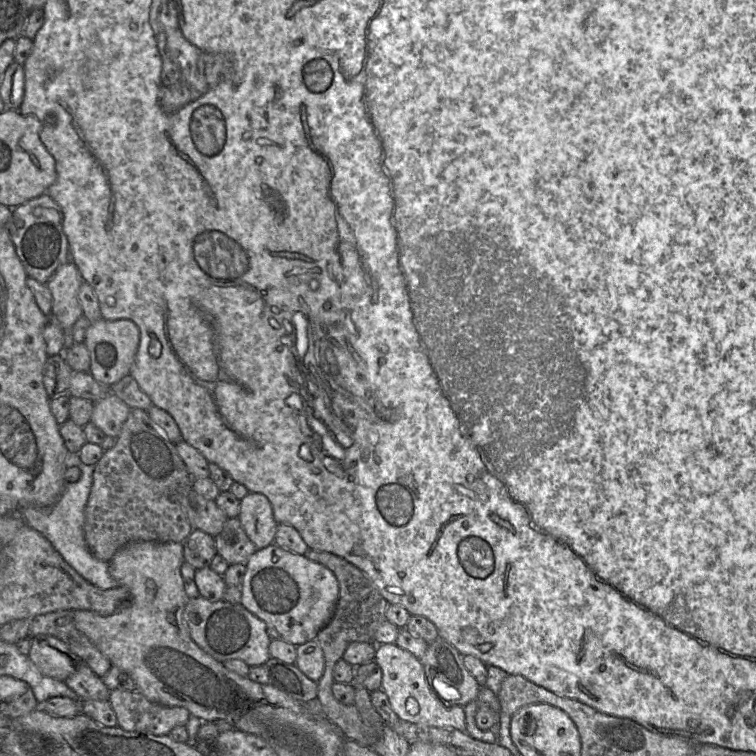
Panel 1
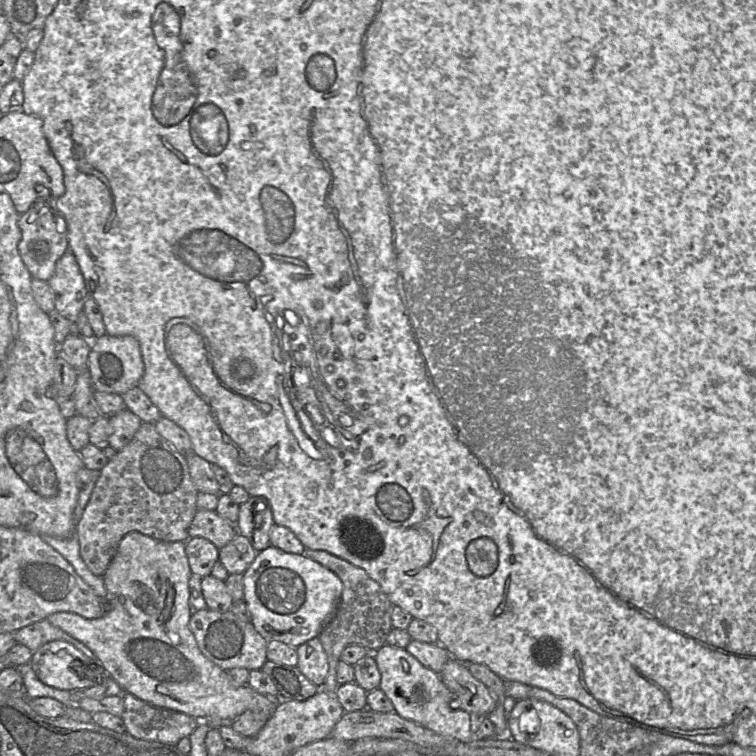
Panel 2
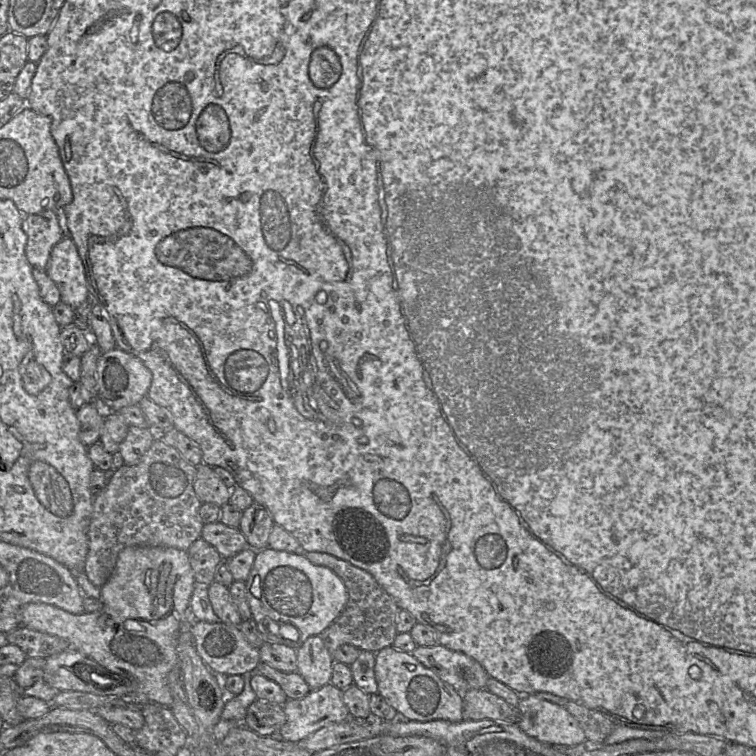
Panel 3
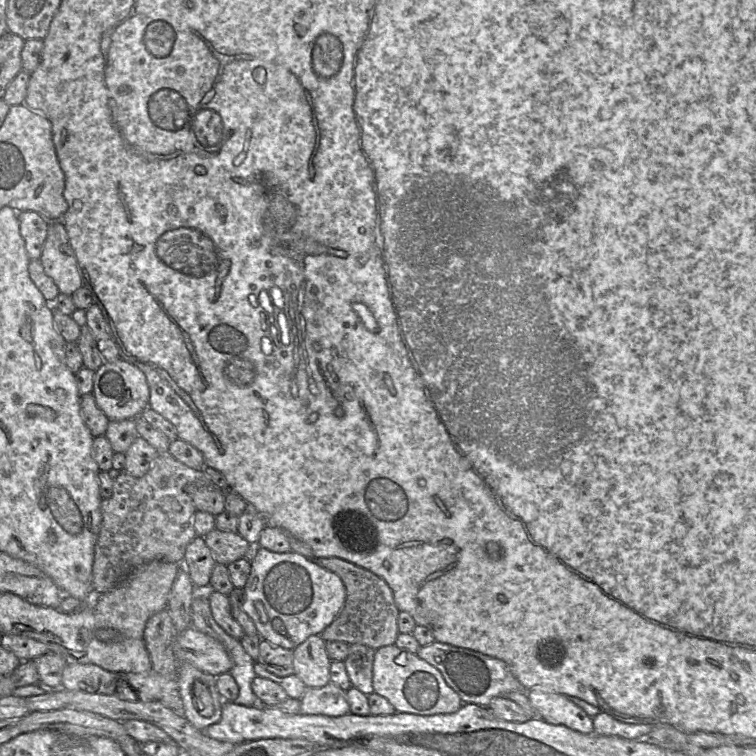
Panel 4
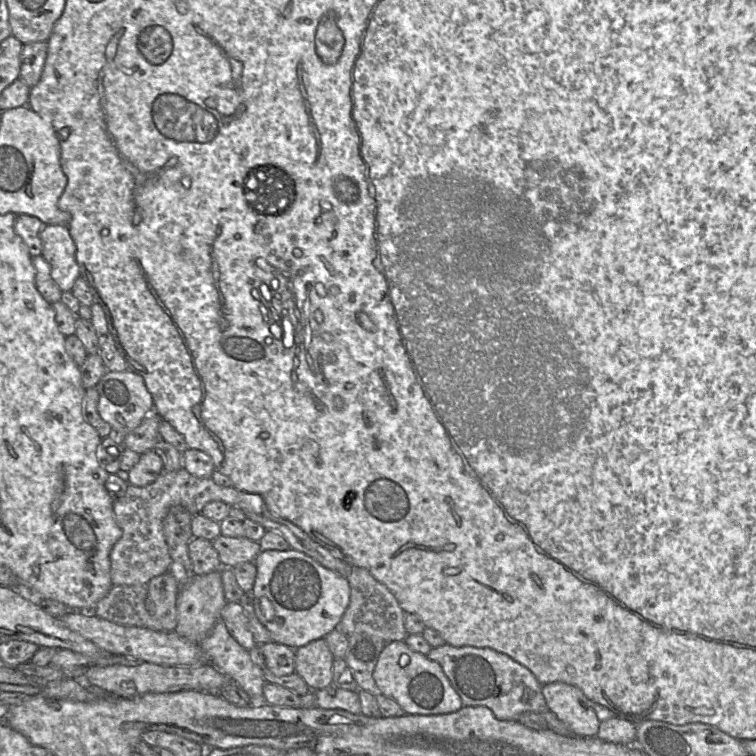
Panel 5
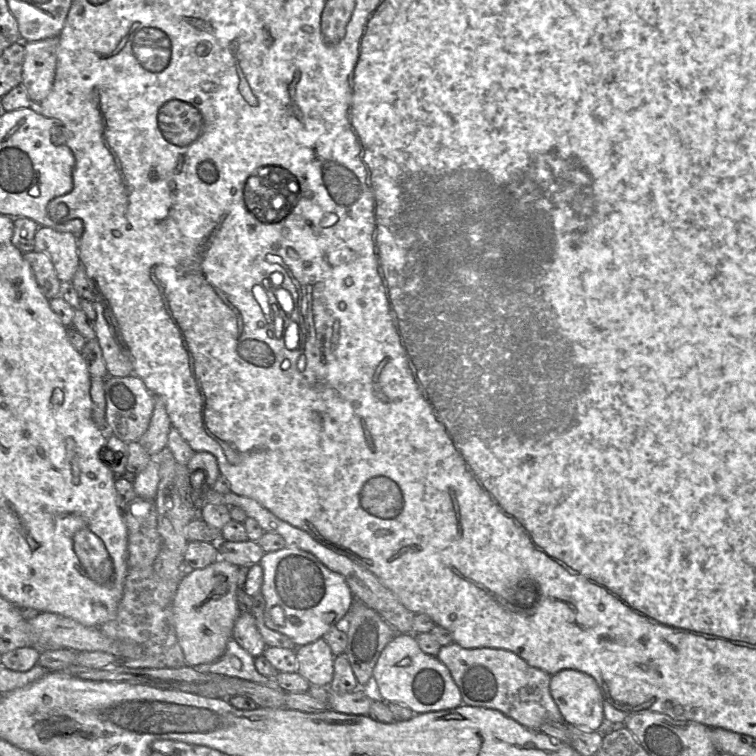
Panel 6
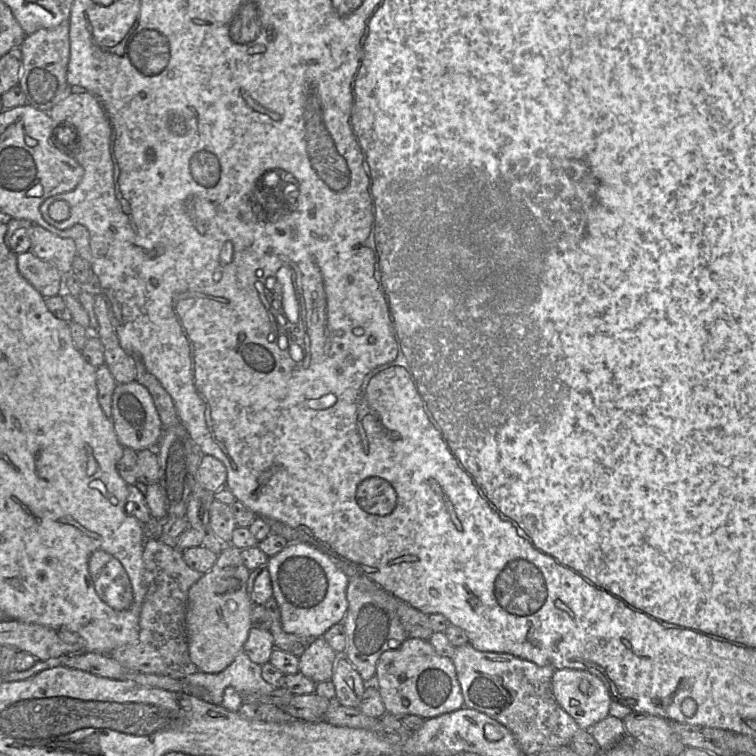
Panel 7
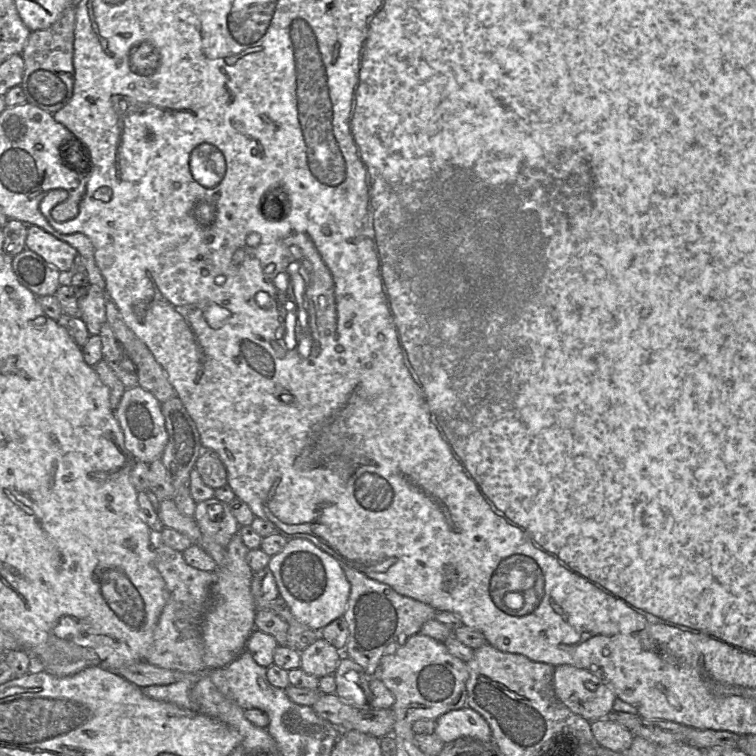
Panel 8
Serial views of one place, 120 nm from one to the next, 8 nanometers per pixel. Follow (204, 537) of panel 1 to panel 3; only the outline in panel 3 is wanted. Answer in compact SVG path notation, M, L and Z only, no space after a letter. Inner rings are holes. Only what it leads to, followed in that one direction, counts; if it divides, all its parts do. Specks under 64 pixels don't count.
M201 537L187 549L187 555L196 583L209 585L214 582L217 567L224 561L218 551Z

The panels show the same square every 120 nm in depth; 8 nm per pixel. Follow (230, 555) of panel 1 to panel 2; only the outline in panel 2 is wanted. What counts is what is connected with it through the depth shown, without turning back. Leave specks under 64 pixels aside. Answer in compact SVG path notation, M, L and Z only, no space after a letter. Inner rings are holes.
M237 533L224 547L219 549L219 561L229 574L244 574L256 557L257 551L249 540Z

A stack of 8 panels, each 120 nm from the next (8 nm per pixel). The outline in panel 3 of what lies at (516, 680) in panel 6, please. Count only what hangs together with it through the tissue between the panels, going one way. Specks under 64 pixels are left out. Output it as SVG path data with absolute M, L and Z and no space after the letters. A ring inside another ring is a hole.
M440 644L416 646L411 653L459 694L472 689L484 689L490 677L473 658Z

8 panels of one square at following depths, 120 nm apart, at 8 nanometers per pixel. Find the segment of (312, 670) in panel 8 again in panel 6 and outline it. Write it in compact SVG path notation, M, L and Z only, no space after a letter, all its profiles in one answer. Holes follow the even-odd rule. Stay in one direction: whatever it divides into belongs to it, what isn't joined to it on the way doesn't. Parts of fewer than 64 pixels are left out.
M323 638L297 647L295 654L297 672L311 685L330 685L333 679L335 655Z

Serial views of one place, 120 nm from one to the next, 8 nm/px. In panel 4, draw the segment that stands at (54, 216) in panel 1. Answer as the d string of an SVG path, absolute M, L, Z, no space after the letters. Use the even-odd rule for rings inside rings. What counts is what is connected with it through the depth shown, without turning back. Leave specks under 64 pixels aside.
M34 211L18 212L19 230L30 260L39 259L47 237L49 221Z

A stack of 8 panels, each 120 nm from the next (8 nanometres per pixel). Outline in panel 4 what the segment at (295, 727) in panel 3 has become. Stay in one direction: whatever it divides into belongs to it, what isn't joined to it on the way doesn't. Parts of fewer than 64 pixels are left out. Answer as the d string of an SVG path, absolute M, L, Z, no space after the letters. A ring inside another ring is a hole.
M332 682L322 687L307 688L300 702L301 714L335 717L350 713L345 690Z

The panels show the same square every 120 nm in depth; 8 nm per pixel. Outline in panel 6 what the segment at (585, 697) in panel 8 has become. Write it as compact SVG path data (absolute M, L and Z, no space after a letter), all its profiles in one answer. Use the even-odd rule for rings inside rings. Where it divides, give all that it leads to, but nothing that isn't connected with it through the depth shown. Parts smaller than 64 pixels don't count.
M572 669L559 671L551 677L550 693L565 724L601 731L605 698L592 676Z

